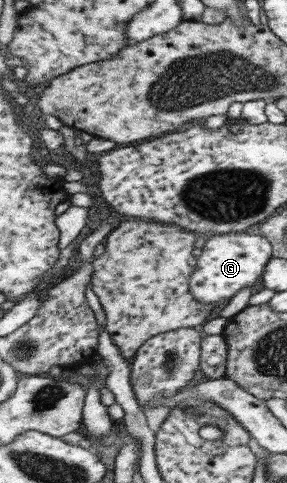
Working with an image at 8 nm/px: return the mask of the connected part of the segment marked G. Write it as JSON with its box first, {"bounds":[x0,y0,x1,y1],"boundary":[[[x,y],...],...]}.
{"bounds":[192,231,271,307],"boundary":[[[244,231],[209,235],[208,243],[197,258],[198,268],[192,274],[192,294],[204,305],[221,307],[239,290],[252,287],[262,275],[266,261],[271,258],[271,247],[266,237]]]}

